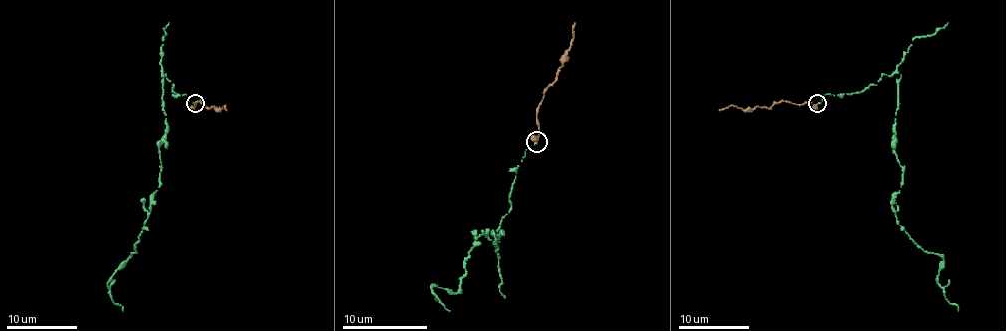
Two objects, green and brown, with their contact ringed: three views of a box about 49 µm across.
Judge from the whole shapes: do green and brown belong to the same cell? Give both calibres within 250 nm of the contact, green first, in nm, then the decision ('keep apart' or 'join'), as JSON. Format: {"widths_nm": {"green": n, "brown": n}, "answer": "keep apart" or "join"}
{"widths_nm": {"green": 160, "brown": 240}, "answer": "join"}

